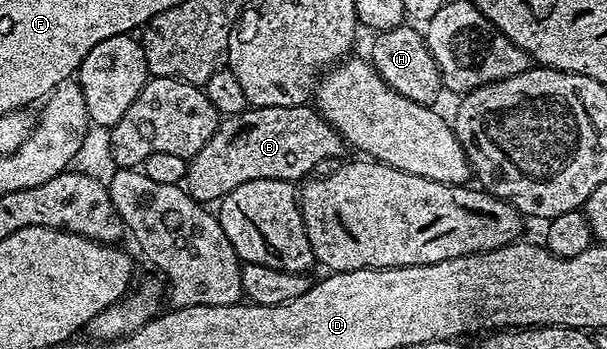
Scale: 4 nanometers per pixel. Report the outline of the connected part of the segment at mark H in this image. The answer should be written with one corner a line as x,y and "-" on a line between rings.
402,24
395,29
378,33
369,62
378,72
378,76
394,92
409,98
419,105
434,107
444,93
443,79
432,55
429,54
424,35
414,25

